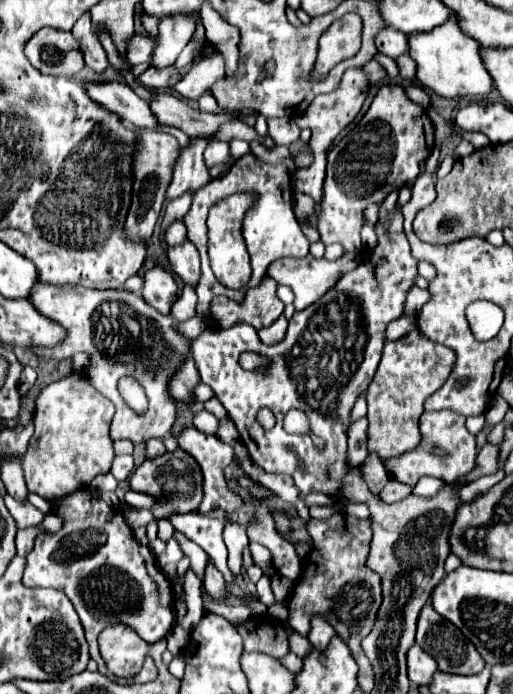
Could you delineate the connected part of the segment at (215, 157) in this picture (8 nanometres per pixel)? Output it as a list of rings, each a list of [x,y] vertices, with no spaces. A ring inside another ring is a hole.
[[[212,141],[206,151],[204,151],[204,159],[206,159],[206,165],[208,167],[214,167],[214,165],[232,165],[234,163],[234,157],[230,153],[230,145],[228,141]]]

